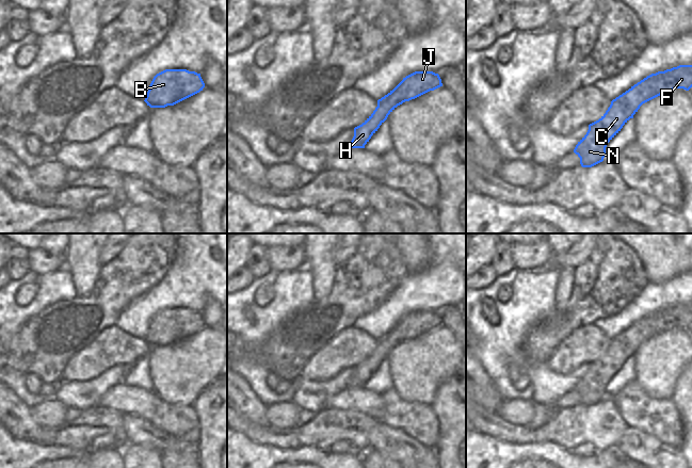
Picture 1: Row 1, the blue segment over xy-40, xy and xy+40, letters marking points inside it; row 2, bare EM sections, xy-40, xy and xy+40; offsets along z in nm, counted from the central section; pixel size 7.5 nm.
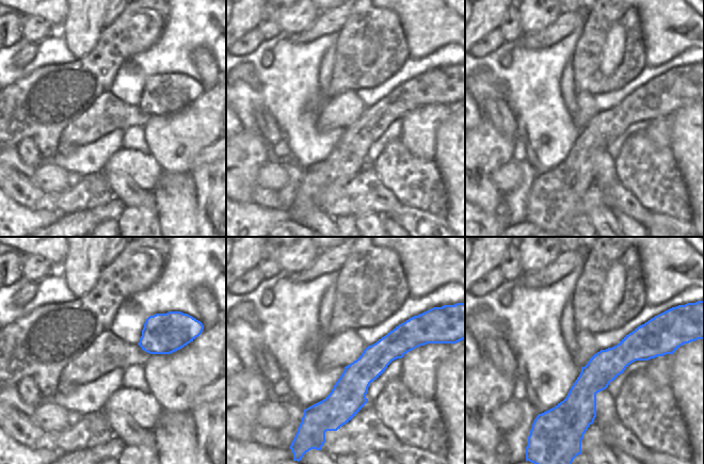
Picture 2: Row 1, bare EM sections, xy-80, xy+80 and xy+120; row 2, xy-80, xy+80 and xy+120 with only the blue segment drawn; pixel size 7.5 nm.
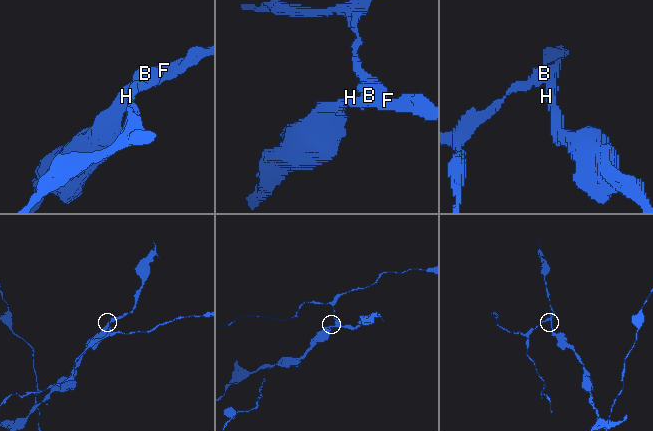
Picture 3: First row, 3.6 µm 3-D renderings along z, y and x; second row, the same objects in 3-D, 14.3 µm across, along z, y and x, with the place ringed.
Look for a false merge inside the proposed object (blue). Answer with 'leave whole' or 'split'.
split

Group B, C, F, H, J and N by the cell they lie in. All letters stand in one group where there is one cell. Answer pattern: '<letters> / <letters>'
B J / C F H N

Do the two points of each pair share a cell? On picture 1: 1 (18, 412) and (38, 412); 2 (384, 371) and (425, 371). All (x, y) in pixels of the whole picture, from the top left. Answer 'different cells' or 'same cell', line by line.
1: different cells
2: different cells

